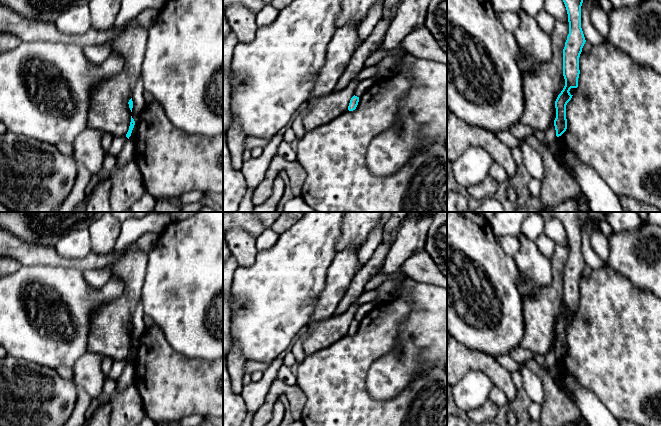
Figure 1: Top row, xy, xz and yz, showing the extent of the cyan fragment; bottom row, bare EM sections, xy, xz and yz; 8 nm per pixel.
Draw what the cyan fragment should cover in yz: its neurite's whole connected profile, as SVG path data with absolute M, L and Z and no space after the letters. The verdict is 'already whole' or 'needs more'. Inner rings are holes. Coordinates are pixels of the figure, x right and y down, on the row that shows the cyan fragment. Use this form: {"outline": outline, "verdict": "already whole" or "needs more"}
{"outline": "M563 0L569 22L569 34L563 49L563 76L565 86L555 101L556 118L554 126L556 136L561 136L567 129L566 105L571 100L571 88L578 87L579 57L586 42L581 28L581 6L583 0Z", "verdict": "already whole"}

